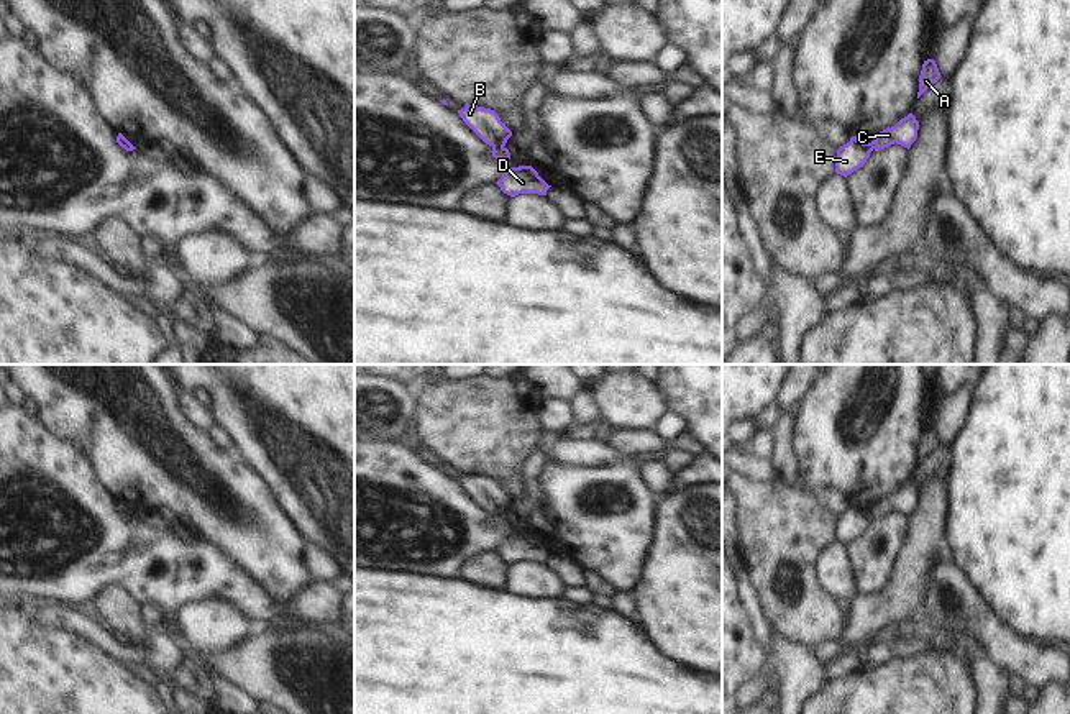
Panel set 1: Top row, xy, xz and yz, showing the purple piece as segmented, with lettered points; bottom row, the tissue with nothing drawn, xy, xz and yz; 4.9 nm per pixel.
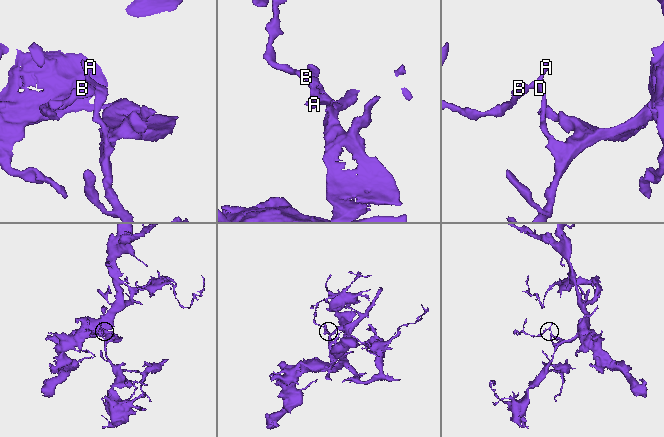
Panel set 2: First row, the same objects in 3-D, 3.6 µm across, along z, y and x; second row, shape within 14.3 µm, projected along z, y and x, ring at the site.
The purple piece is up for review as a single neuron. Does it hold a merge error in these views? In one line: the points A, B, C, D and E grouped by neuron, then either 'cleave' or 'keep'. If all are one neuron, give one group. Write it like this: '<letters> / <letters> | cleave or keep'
A C D / B E | cleave

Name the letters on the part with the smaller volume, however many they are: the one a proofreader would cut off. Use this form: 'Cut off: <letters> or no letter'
Cut off: B, E

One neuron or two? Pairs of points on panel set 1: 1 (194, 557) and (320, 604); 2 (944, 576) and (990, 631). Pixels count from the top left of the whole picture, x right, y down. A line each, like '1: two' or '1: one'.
1: one
2: one

